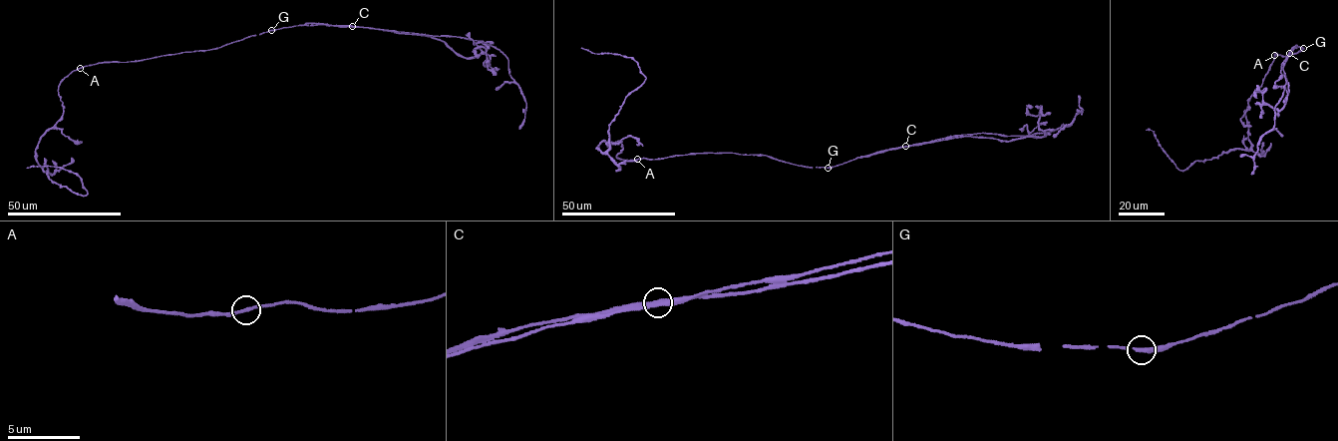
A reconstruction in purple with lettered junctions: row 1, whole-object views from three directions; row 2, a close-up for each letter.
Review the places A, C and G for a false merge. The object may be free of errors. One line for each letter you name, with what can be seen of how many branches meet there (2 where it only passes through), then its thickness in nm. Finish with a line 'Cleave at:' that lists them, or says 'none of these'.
C: 2 | 420 nm
Cleave at: C

